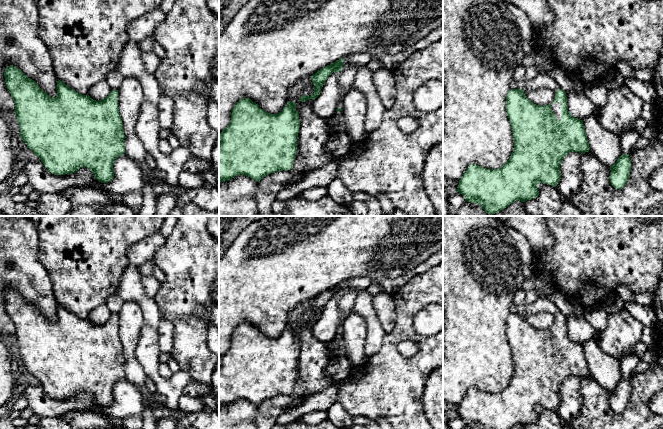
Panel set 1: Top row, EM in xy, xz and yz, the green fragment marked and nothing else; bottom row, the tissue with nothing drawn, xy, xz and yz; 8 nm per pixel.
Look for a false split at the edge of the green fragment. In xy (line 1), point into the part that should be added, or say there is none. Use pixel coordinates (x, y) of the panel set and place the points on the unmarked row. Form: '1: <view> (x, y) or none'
1: none

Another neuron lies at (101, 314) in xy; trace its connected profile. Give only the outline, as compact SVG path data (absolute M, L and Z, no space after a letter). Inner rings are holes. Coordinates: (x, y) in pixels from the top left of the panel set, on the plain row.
M106 305L99 306L95 308L90 314L88 319L95 325L102 324L106 322L110 316L111 312Z

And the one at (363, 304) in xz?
M345 288L342 293L349 292L354 292L356 294L353 308L350 310L350 313L358 313L364 318L367 324L364 353L366 359L368 359L381 349L385 331L373 305L374 296L367 290L359 288Z

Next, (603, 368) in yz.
M592 338L583 344L590 374L600 386L612 390L622 379L620 363L604 353L598 345L597 338Z

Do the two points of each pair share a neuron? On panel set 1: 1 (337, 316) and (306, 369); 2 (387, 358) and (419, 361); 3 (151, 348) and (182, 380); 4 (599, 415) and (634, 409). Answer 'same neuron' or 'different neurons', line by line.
1: different neurons
2: same neuron
3: same neuron
4: same neuron

